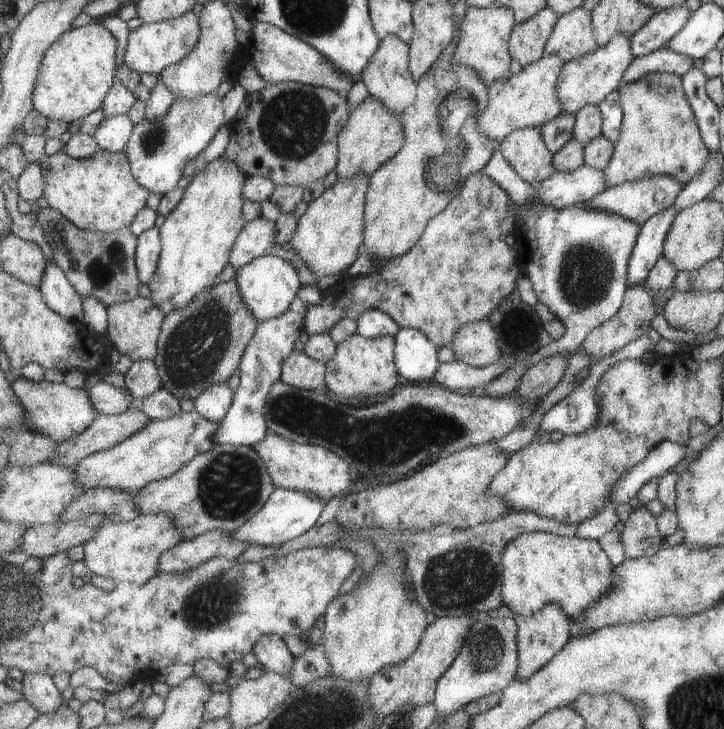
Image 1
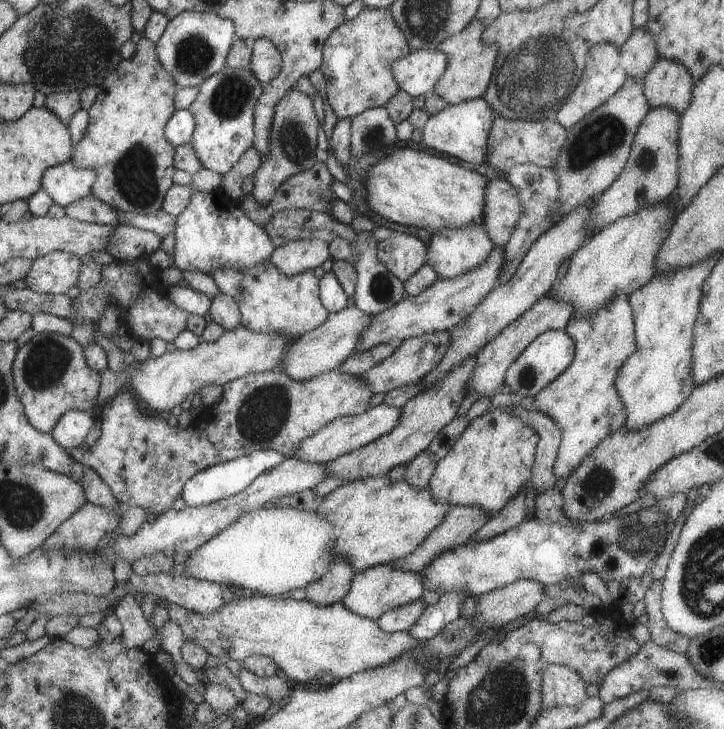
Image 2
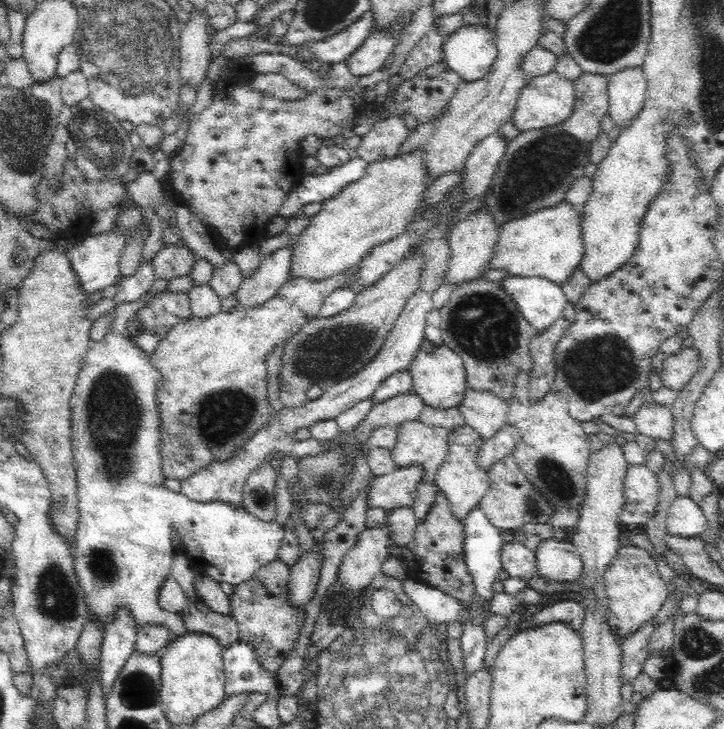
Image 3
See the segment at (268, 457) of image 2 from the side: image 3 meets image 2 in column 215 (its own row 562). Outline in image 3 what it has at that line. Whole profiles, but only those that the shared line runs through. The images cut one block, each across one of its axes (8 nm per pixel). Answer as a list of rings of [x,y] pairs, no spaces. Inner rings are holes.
[[[479,507],[474,508],[466,518],[461,522],[463,524],[463,553],[464,562],[467,566],[468,572],[472,575],[473,583],[478,595],[484,599],[484,606],[482,606],[482,613],[476,618],[465,618],[462,607],[459,602],[453,598],[445,597],[443,593],[435,592],[431,587],[415,581],[414,579],[404,579],[401,581],[406,596],[418,607],[418,610],[423,614],[423,617],[428,624],[435,629],[440,624],[450,624],[458,620],[463,623],[463,633],[461,635],[461,651],[462,651],[462,664],[463,675],[466,677],[472,676],[477,669],[483,668],[484,651],[487,644],[485,643],[484,633],[481,627],[481,622],[489,615],[489,600],[495,593],[492,590],[492,584],[498,580],[497,574],[502,566],[500,551],[504,542],[500,538],[500,530],[496,528],[484,516],[484,513]]]

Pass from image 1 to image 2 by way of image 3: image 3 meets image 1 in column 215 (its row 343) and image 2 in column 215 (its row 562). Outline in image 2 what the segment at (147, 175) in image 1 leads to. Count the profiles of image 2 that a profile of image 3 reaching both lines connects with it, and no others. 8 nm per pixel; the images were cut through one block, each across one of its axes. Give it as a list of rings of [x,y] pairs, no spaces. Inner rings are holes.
[[[227,66],[198,85],[199,92],[186,109],[195,121],[189,144],[203,169],[223,175],[241,158],[245,150],[253,146],[254,106],[262,94],[263,86],[247,67],[234,69]],[[196,192],[187,203],[185,210],[176,216],[174,224],[174,265],[180,271],[195,271],[212,274],[217,270],[237,270],[261,263],[269,258],[274,250],[270,236],[267,236],[265,228],[256,225],[240,208],[237,201],[232,201],[220,195],[219,192]]]

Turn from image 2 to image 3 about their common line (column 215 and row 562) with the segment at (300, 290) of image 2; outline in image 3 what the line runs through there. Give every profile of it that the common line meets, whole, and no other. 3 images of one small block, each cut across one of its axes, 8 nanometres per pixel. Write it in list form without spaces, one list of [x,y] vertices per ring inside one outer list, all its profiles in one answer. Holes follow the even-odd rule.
[[[276,558],[259,568],[249,581],[238,583],[230,596],[231,615],[238,627],[237,642],[249,644],[259,667],[269,672],[274,679],[296,646],[296,640],[300,638],[300,632],[306,624],[305,606],[292,605],[292,601],[288,600],[290,572],[291,566]]]

